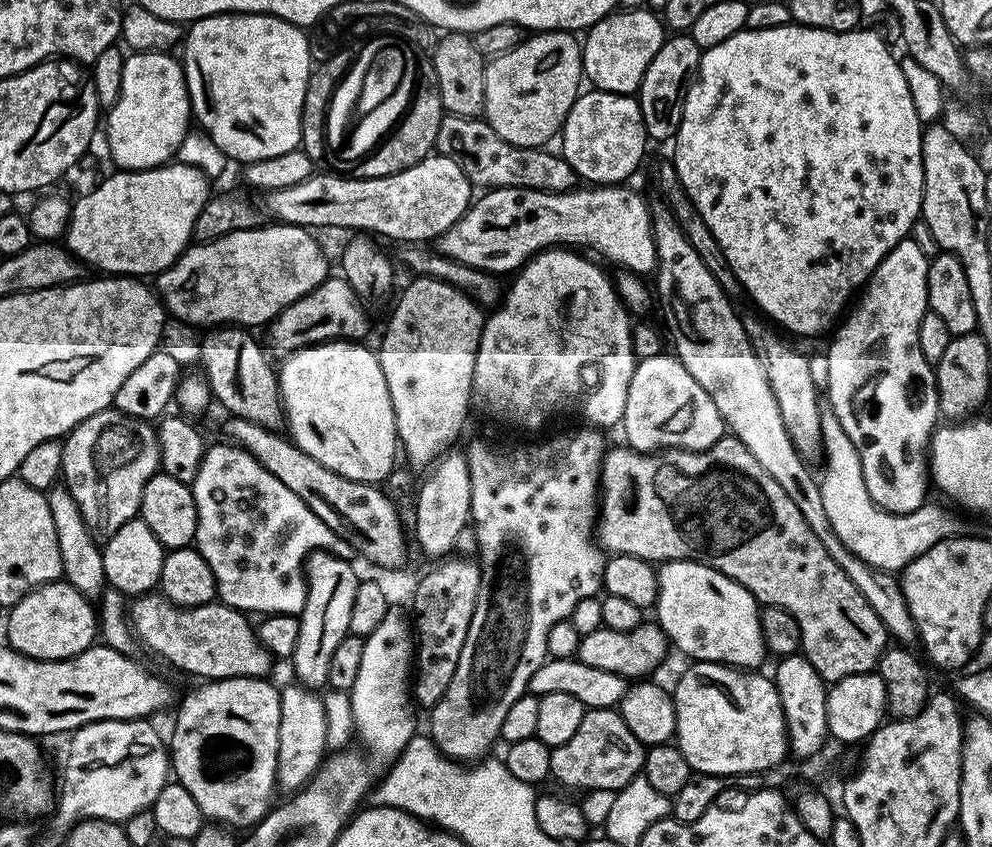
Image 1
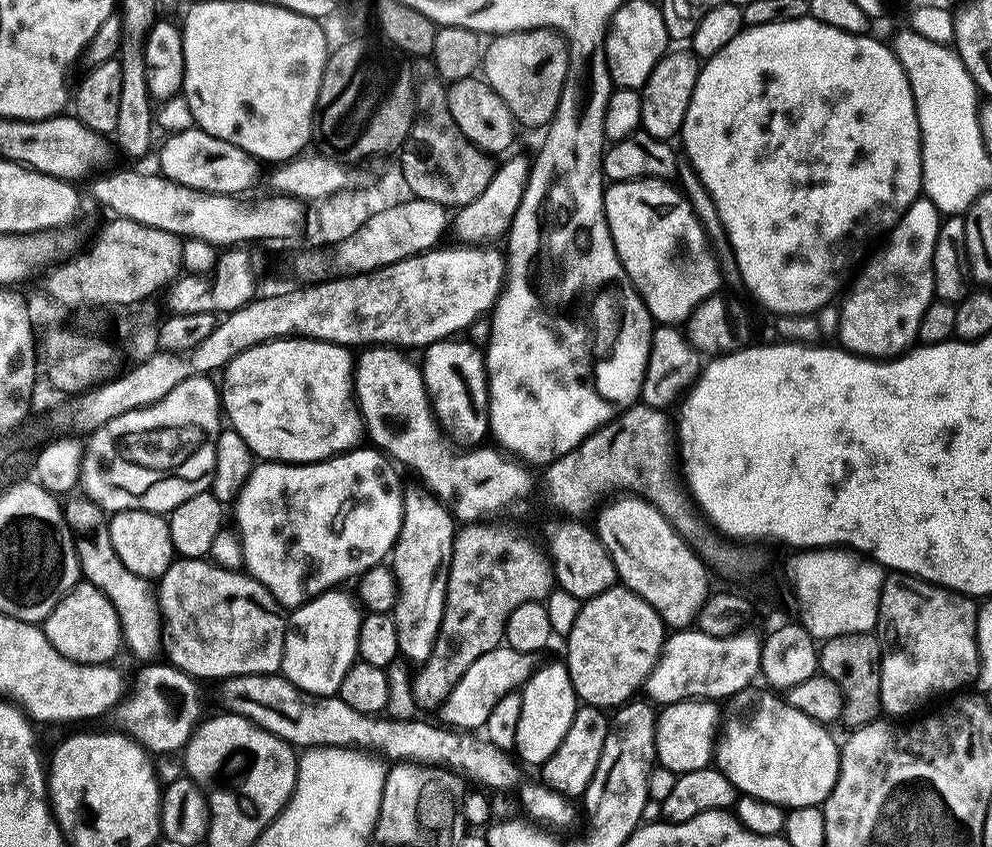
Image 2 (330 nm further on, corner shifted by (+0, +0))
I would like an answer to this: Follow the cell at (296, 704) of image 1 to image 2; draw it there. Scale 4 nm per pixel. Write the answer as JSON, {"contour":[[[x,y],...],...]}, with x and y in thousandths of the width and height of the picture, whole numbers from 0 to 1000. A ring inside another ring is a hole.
{"contour":[[[338,694],[324,699],[291,724],[282,793],[307,821],[340,821],[349,792],[361,777],[360,751],[365,725],[358,710],[343,698]]]}

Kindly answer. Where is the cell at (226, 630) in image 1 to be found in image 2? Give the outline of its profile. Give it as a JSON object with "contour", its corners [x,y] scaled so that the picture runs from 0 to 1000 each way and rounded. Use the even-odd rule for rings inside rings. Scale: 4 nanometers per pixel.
{"contour":[[[88,588],[80,589],[73,590],[70,595],[66,594],[64,602],[70,623],[78,629],[89,628],[89,633],[77,638],[82,681],[88,688],[101,694],[103,701],[107,701],[107,706],[111,706],[121,731],[124,764],[130,765],[139,778],[145,779],[141,782],[152,780],[156,776],[153,773],[157,770],[157,759],[161,756],[161,741],[163,746],[163,726],[158,695],[150,686],[127,673],[125,665],[118,659],[115,640],[111,640],[109,620],[104,613],[101,615],[101,609],[103,610],[101,596]]]}

